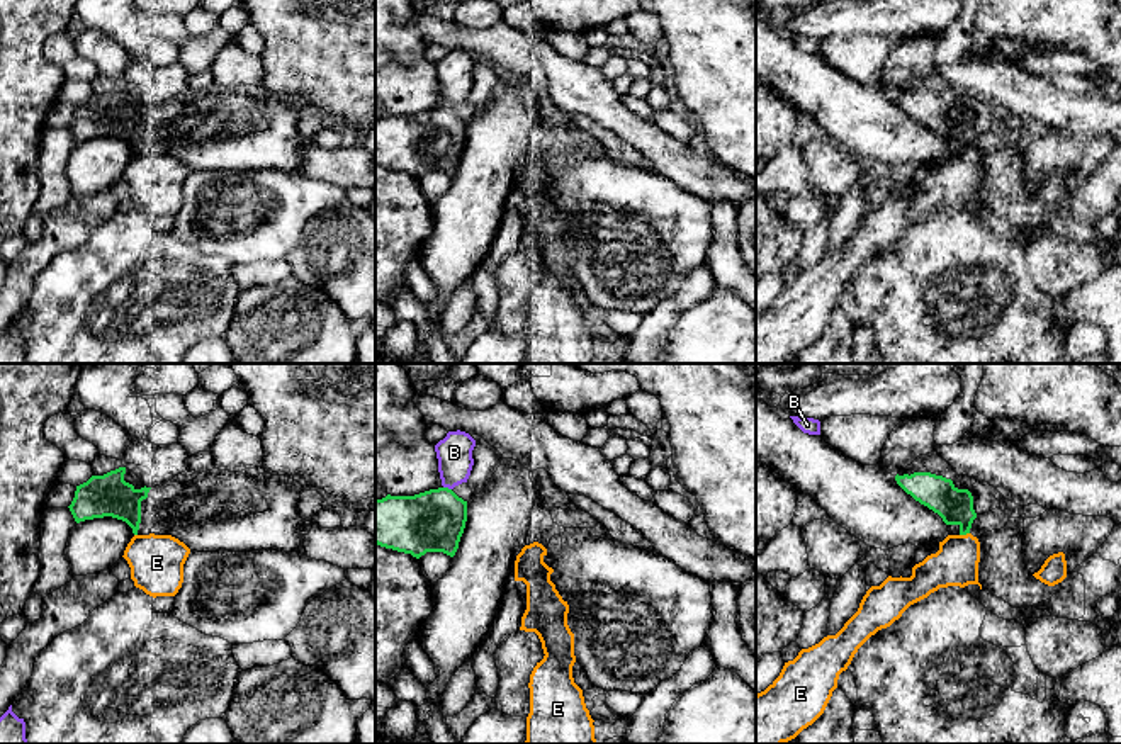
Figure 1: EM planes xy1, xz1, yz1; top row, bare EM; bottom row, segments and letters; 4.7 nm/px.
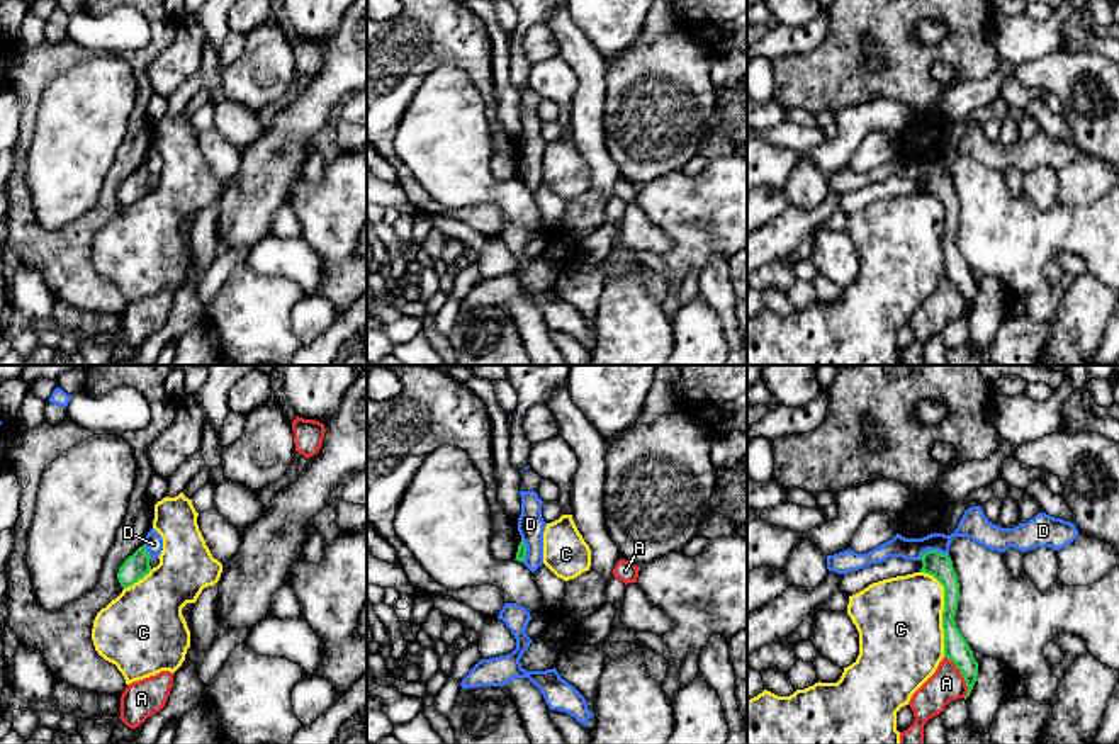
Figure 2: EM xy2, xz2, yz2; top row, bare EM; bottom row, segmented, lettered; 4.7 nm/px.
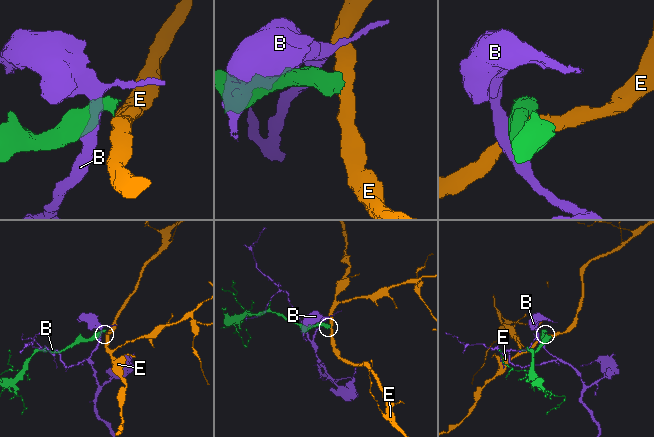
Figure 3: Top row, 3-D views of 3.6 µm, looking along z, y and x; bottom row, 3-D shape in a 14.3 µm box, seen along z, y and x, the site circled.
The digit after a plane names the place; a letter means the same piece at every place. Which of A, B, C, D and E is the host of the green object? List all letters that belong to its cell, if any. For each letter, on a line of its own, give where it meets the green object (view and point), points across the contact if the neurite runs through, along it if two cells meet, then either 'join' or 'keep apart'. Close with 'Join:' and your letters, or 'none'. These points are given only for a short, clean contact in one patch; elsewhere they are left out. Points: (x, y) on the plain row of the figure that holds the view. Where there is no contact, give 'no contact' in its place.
A: contact yz2 (963, 296); border yz2 (944, 276), (961, 294), (967, 306), (965, 316); keep apart
B: contact xz1 (447, 107); keep apart
C: contact yz2 (944, 230); border yz2 (919, 191), (929, 192), (943, 206), (944, 276); keep apart
D: contact yz2 (933, 170); border yz2 (948, 174), (926, 170), (917, 179); keep apart
E: contact yz1 (963, 153); keep apart
Join: none

